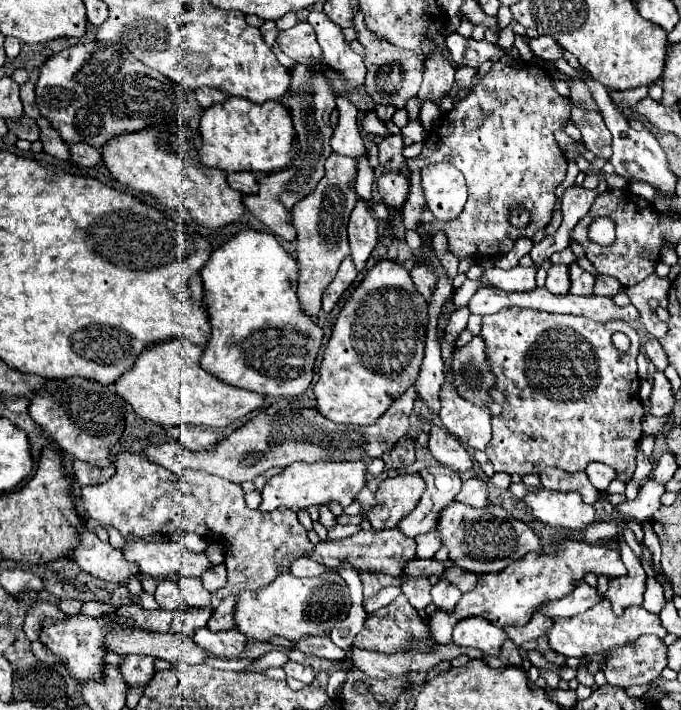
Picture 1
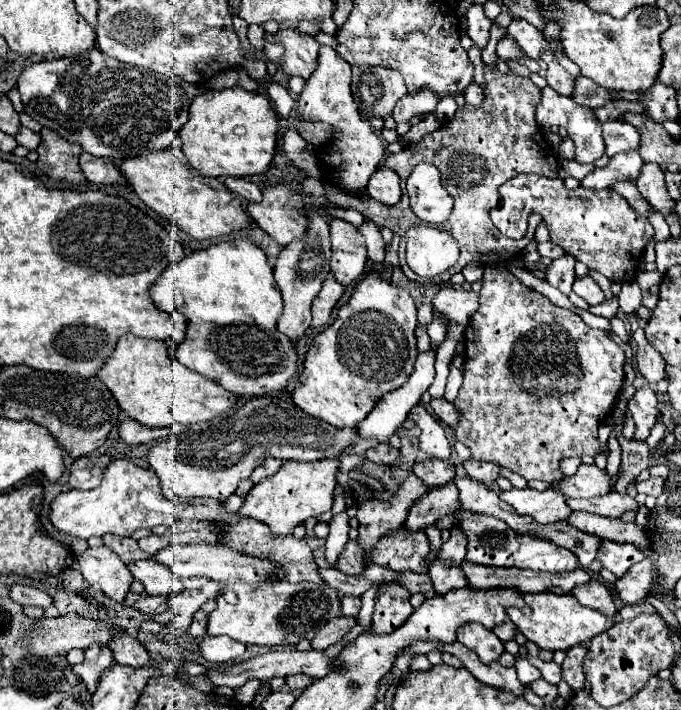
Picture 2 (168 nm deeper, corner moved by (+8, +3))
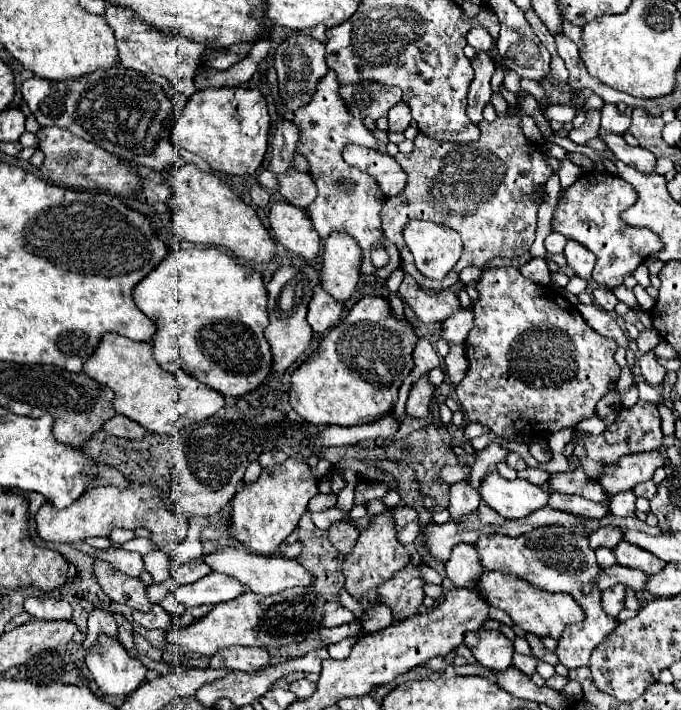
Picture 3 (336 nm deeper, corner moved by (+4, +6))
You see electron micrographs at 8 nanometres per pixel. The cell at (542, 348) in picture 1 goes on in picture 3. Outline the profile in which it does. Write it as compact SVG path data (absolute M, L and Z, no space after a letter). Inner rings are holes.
M514 267L486 269L476 289L480 297L472 305L474 327L464 343L468 371L456 385L466 423L480 423L498 437L526 439L534 433L552 435L560 429L576 427L584 419L596 417L596 403L612 391L610 387L622 371L614 359L618 343L612 337L596 333L580 311L556 289L528 281Z

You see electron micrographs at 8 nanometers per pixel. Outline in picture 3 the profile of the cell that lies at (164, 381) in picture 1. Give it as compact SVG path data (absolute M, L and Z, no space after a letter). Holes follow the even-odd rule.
M106 333L106 337L102 337L92 359L84 363L84 373L114 391L116 413L122 413L144 429L160 435L172 435L182 427L204 421L226 405L222 393L208 389L208 385L202 385L190 373L160 369L152 357L152 343L132 341L116 333Z

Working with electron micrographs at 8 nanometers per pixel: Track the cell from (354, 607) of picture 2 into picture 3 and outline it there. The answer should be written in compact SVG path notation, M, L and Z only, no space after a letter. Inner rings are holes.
M336 607L334 611L330 611L330 613L326 613L324 615L324 623L322 623L322 627L336 627L336 625L344 625L344 623L350 623L350 621L354 621L356 617L354 617L354 613L350 611L350 609L346 609L346 607Z

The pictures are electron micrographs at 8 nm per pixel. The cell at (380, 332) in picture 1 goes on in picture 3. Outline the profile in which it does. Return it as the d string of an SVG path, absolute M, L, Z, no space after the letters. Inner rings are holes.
M366 295L362 297L344 321L330 329L328 335L320 341L316 353L306 357L302 365L292 375L290 387L290 405L294 411L312 425L362 425L380 419L382 415L394 409L398 399L398 389L408 373L414 369L414 347L416 347L416 331L406 319L392 317L392 309L388 305L388 297L382 295Z

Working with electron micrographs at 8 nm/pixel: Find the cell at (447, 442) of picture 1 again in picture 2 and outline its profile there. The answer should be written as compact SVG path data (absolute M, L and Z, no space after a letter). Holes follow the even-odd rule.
M418 404L412 408L412 412L408 416L422 430L420 432L420 448L432 458L448 460L450 458L450 444L448 444L444 426L430 414L430 410L424 404Z

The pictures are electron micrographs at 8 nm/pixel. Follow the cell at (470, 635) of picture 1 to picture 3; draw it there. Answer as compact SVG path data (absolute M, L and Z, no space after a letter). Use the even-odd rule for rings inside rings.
M478 629L464 635L464 645L472 651L476 661L488 669L504 671L512 663L514 643L500 631Z

